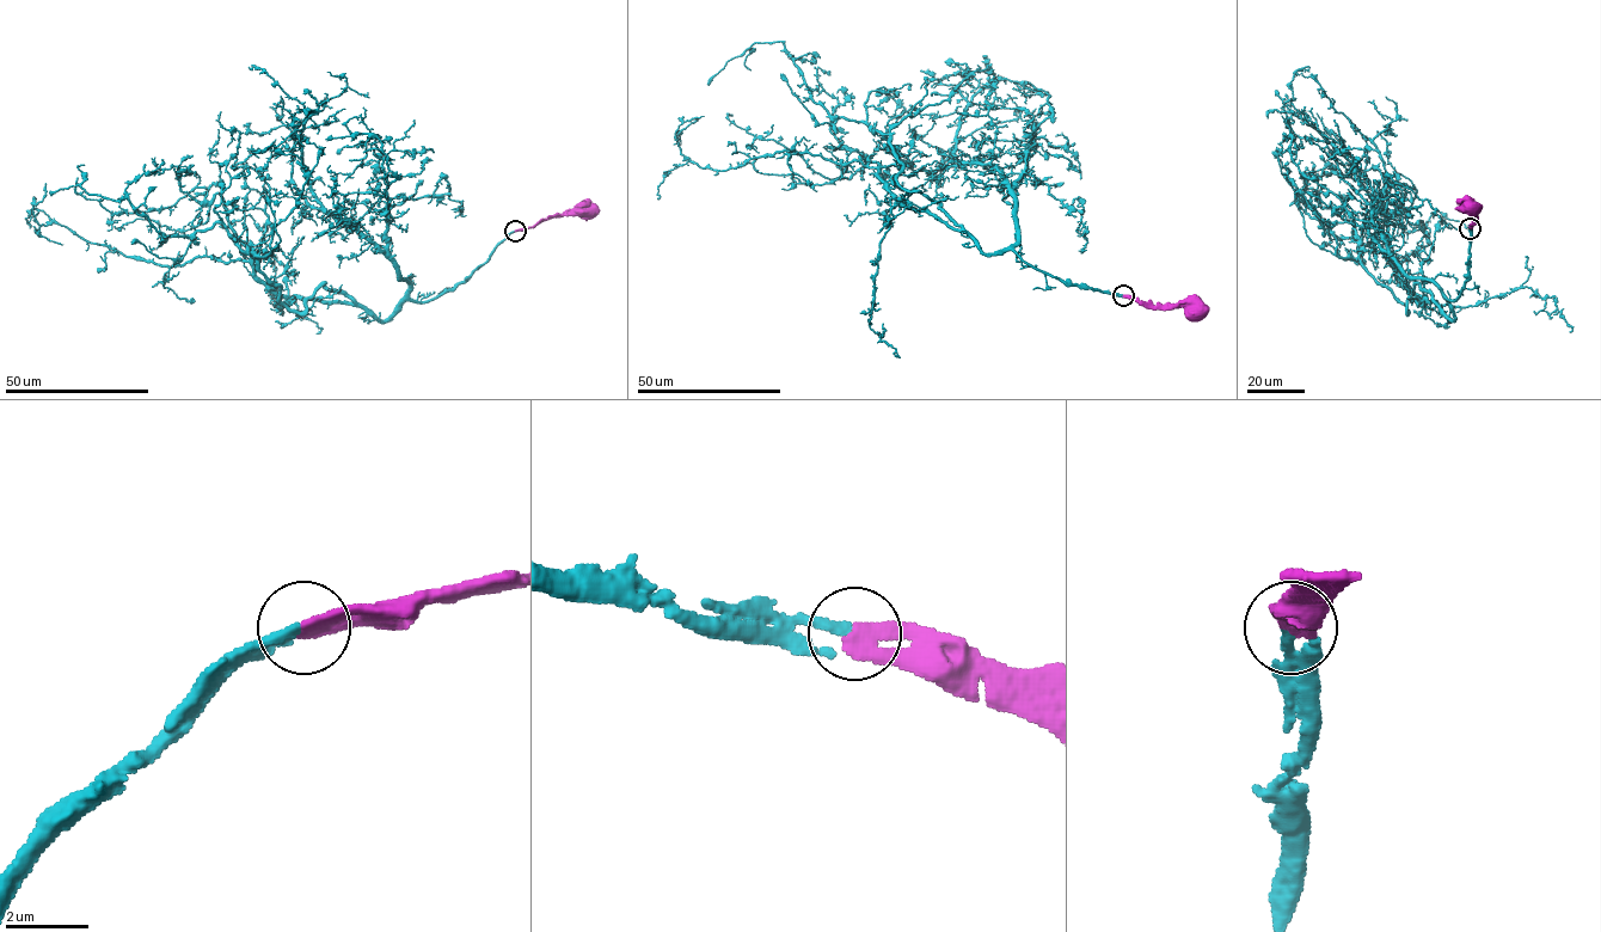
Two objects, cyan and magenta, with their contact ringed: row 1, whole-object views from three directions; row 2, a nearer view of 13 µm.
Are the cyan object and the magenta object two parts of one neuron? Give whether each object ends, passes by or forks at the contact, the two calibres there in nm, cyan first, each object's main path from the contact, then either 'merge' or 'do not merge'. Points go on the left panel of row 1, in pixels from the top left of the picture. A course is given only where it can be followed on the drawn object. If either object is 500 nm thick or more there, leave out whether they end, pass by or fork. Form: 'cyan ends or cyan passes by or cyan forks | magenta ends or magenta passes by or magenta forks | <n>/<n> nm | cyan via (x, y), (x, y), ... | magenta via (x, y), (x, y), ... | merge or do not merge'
cyan ends | magenta ends | 240/400 nm | cyan via (515, 231), (465, 280), (381, 320), (324, 283), (290, 311), (221, 224), (167, 237), (126, 198), (50, 191) | magenta via (515, 231), (553, 216), (594, 210) | merge

